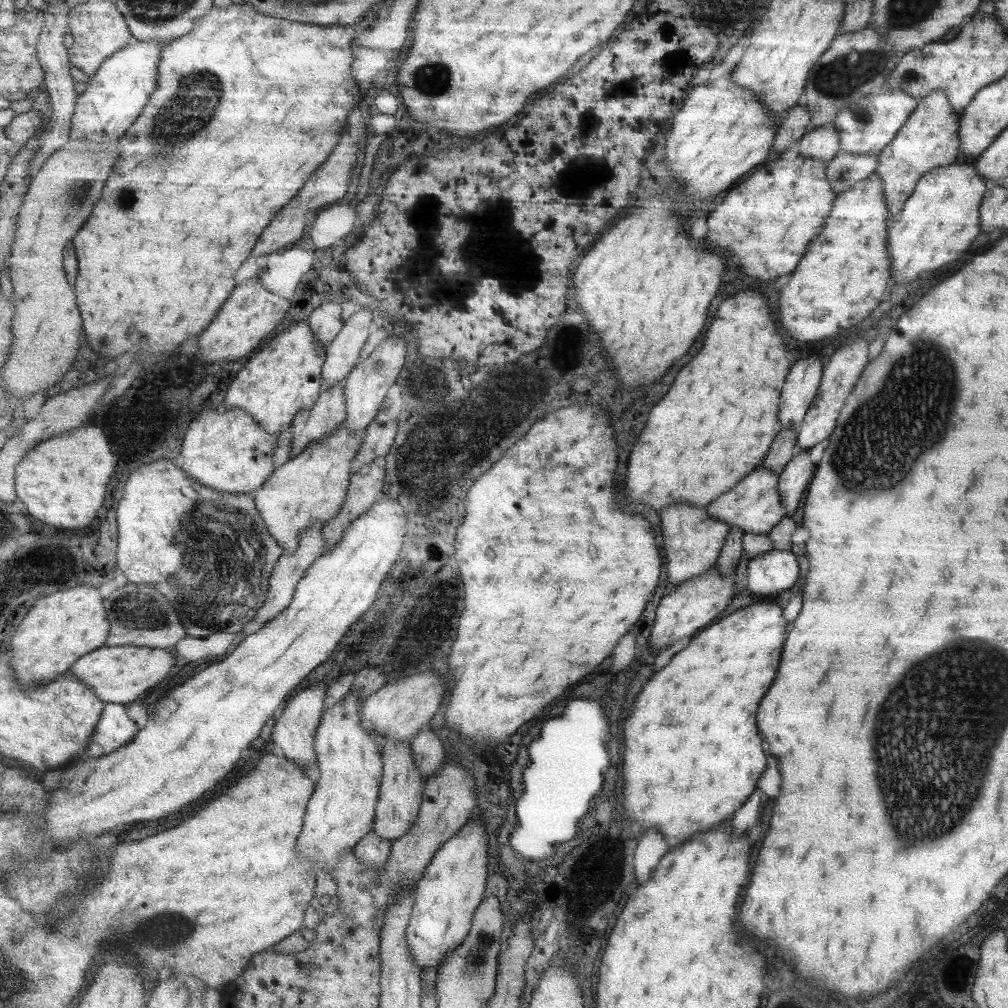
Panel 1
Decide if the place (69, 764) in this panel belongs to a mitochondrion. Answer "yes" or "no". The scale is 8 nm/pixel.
no

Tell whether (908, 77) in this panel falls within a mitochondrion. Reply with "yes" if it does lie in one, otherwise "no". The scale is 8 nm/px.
yes

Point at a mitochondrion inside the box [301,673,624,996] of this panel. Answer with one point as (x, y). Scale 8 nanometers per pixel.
(479, 959)

